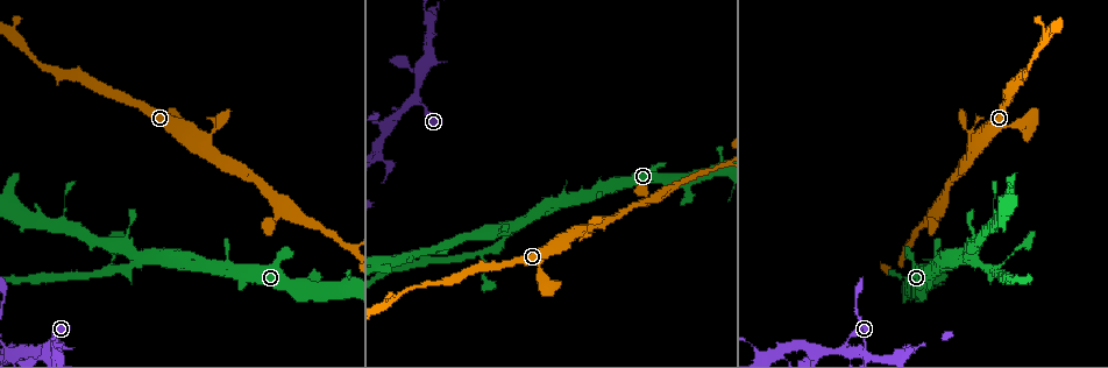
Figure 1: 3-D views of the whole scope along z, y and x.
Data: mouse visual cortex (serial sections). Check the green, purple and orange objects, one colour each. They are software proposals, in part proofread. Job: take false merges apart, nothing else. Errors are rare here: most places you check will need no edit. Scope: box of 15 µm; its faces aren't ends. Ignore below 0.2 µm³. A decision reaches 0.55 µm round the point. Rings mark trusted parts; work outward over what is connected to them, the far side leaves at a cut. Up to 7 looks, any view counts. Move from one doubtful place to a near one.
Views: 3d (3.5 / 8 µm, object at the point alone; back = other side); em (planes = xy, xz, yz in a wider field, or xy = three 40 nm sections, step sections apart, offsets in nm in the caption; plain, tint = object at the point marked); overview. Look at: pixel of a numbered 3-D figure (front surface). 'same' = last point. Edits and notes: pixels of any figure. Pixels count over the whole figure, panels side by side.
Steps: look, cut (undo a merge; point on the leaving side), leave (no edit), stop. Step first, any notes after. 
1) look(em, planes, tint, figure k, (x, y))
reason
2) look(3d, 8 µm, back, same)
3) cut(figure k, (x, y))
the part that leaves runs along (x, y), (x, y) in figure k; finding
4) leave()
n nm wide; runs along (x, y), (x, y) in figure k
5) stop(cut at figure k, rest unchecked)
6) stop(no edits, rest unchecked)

look(3d, 8 µm, figure 1, (1021, 126))
thick turns thin

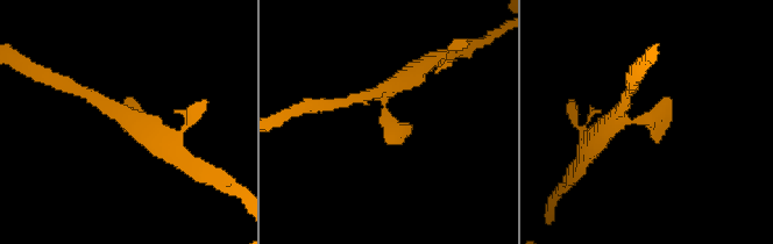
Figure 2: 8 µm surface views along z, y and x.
look(em, xy, step 2, tint, figure 2, (391, 125))
shape alone is not enough

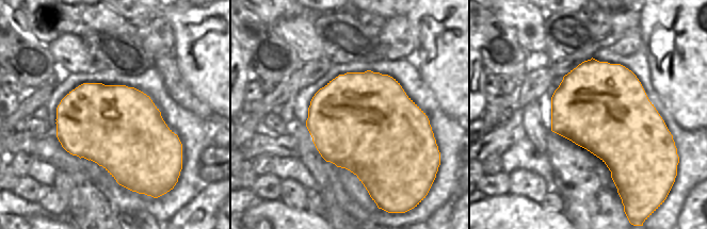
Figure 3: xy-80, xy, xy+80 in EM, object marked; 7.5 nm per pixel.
leave()
750 nm wide; runs along (618, 116), (656, 120), (657, 143) in figure 2; all the same cell

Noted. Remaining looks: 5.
look(3d, 8 µm, back, figure 1, (507, 234))
three-way junction

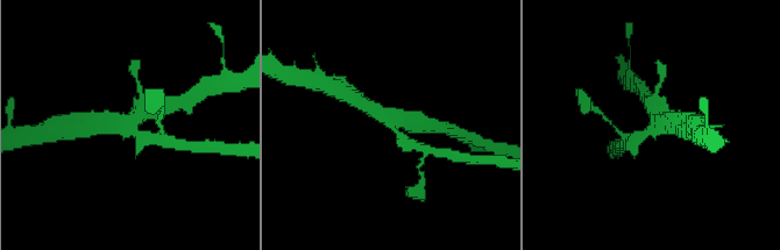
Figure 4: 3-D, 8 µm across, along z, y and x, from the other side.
look(3d, 3.5 µm, figure 4, (391, 124))

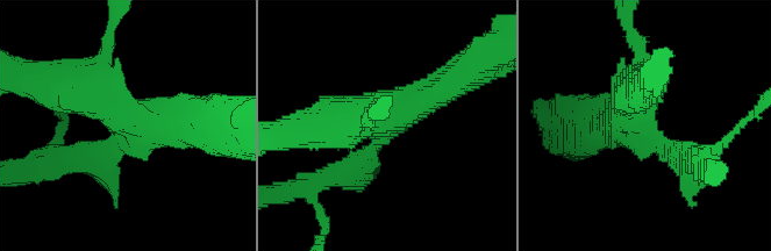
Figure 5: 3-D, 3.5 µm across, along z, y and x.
cut(figure 5, (684, 181))
the part that leaves runs along (663, 149), (698, 157), (711, 171) in figure 5; a second cell is stuck on

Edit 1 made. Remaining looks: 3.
look(3d, 3.5 µm, figure 1, (39, 350))
thin neck

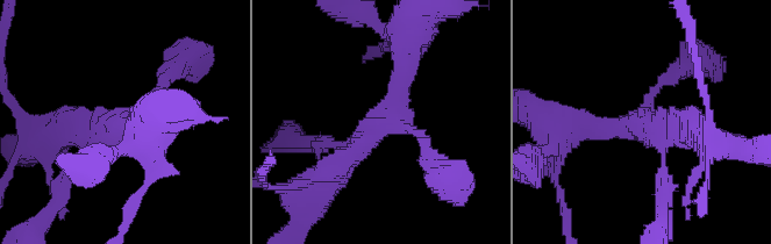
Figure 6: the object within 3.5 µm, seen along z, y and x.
look(em, xy, step 5, tint, figure 6, (640, 119))

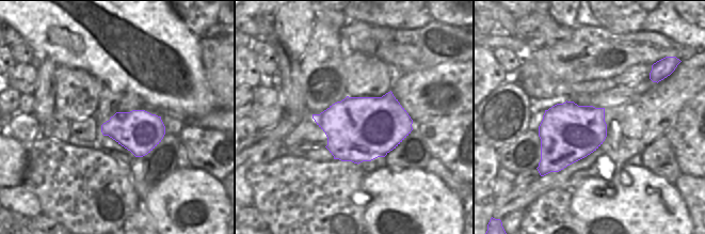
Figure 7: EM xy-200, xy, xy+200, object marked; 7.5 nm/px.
look(em, xy, step 2, tint, same)
cut it another way

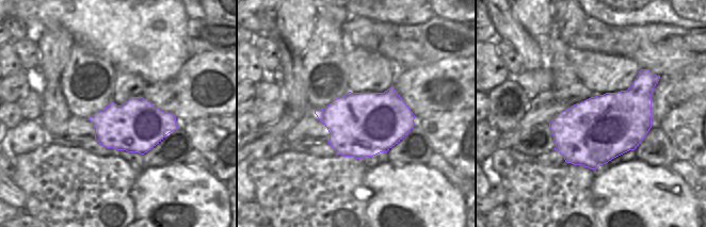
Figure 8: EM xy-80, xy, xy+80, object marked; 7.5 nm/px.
leave()
runs along (679, 69), (629, 126), (566, 126) in figure 6; all the same cell

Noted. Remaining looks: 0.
stop(cut at figure 5, rest unchecked)

